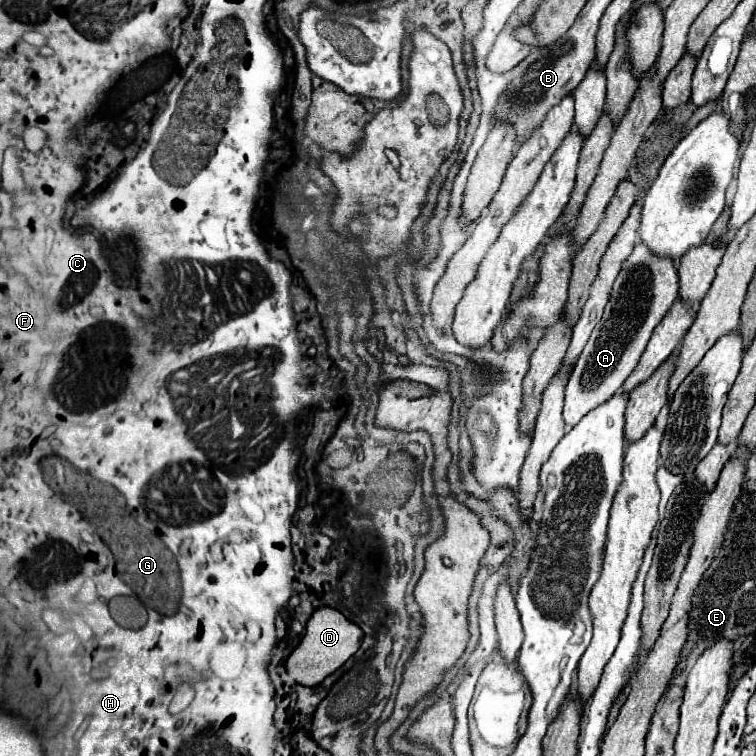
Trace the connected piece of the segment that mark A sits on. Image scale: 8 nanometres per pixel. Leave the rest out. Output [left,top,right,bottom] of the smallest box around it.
[563,244,679,426]

